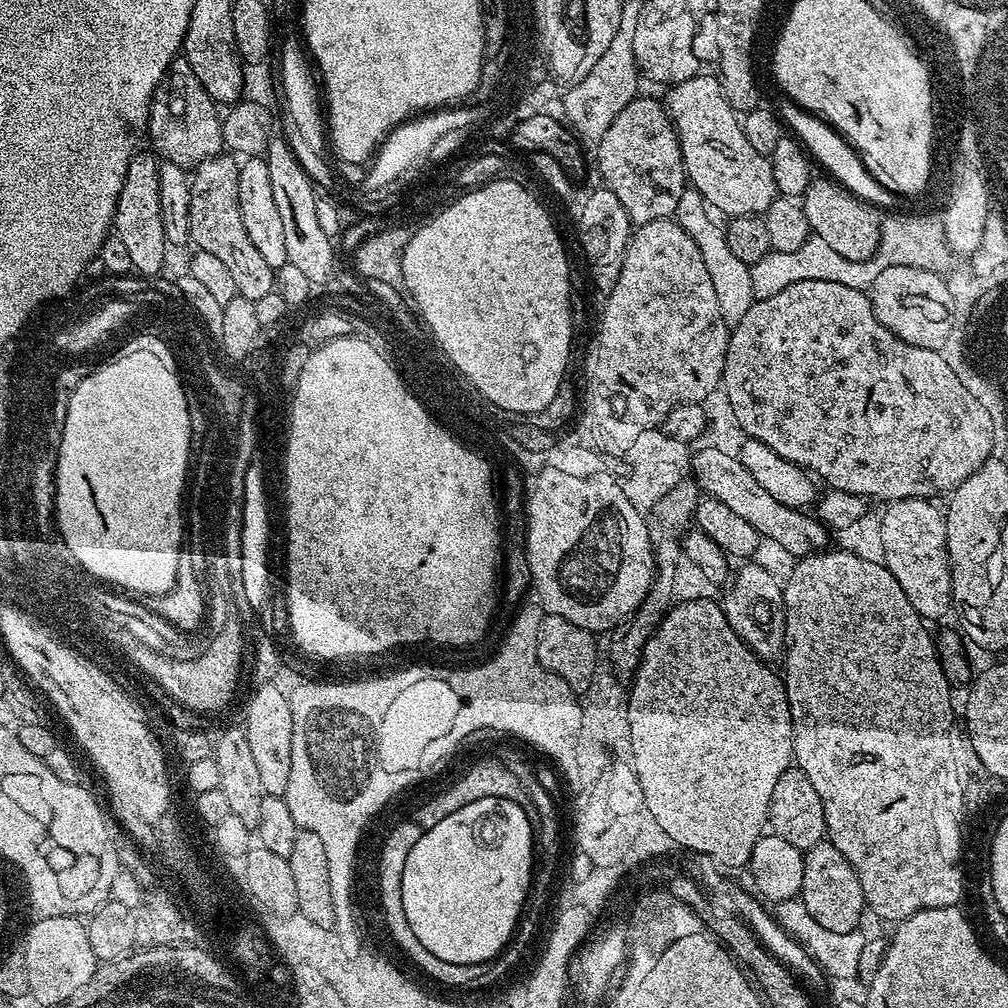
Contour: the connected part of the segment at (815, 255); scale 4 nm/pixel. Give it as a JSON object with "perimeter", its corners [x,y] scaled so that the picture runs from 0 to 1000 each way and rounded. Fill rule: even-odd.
{"perimeter":[[[878,217],[873,223],[873,249],[863,258],[835,256],[835,252],[819,244],[815,236],[803,233],[802,239],[784,252],[763,249],[758,256],[748,260],[744,265],[744,284],[748,286],[748,299],[764,296],[775,288],[780,288],[780,284],[788,284],[788,280],[801,278],[835,280],[835,284],[861,288],[864,287],[867,276],[871,276],[871,272],[883,264],[933,268],[940,254],[942,255],[942,247],[938,235],[933,238],[911,238],[911,230],[891,230],[891,222]]]}

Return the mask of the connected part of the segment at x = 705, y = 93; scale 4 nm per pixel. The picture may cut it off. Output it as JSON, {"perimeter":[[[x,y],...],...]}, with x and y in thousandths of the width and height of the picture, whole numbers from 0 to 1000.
{"perimeter":[[[693,73],[687,79],[666,84],[662,91],[663,116],[671,125],[679,170],[686,186],[698,195],[699,202],[711,211],[719,210],[722,216],[758,211],[772,193],[765,158],[752,153],[740,141],[735,116],[724,105],[713,78],[709,74]]]}

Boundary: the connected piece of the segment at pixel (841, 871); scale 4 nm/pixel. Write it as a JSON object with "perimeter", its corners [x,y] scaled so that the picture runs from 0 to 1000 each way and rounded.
{"perimeter":[[[824,835],[812,836],[797,846],[792,892],[800,907],[804,907],[804,911],[808,911],[812,919],[827,923],[827,927],[850,924],[853,904],[856,906],[859,901],[847,863]]]}

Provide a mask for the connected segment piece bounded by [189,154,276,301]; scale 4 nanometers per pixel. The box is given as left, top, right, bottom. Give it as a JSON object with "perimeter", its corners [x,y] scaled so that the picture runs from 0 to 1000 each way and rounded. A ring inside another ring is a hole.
{"perimeter":[[[226,153],[210,155],[204,161],[193,164],[188,185],[188,232],[189,241],[194,242],[193,245],[197,249],[212,252],[227,266],[235,291],[254,299],[273,287],[274,272],[272,267],[264,264],[264,259],[256,253],[256,247],[249,242],[248,235],[244,233],[244,224],[240,224],[240,208],[236,208],[237,168],[237,162]]]}

